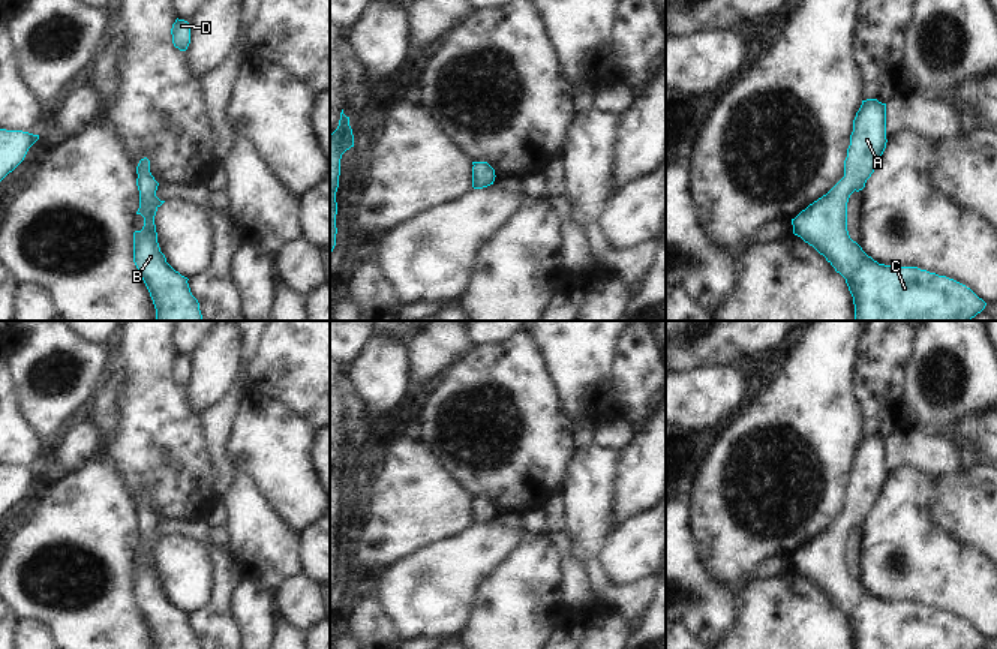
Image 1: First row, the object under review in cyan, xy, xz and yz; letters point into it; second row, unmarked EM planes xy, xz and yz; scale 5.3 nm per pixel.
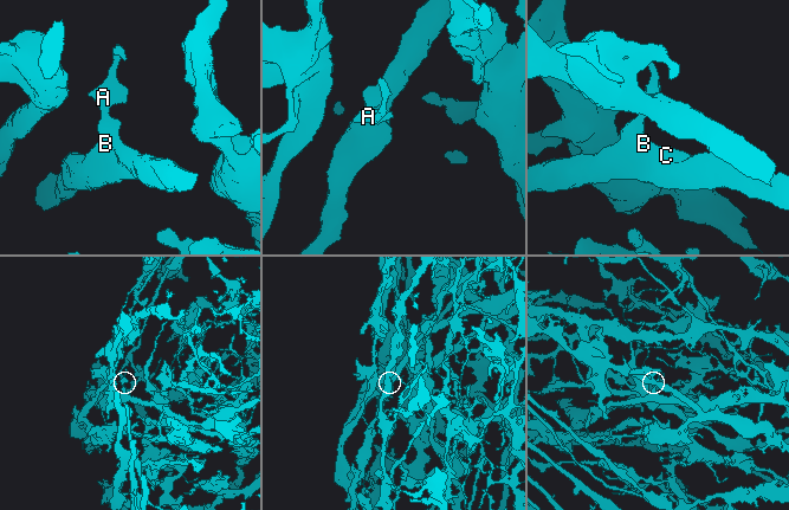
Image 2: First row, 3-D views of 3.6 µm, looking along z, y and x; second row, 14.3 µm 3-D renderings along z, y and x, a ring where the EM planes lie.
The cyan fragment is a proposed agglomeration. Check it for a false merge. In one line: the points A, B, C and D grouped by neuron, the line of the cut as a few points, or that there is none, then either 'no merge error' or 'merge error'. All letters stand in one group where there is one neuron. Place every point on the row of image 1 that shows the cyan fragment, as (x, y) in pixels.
A B C D; no cut; no merge error

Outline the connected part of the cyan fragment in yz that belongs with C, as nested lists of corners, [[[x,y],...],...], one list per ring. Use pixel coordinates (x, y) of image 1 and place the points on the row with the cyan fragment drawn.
[[[862,100],[853,120],[844,177],[822,198],[792,219],[793,234],[813,246],[840,273],[849,286],[856,321],[970,321],[987,303],[966,285],[918,267],[885,265],[868,256],[847,231],[850,195],[865,187],[886,148],[886,103]]]

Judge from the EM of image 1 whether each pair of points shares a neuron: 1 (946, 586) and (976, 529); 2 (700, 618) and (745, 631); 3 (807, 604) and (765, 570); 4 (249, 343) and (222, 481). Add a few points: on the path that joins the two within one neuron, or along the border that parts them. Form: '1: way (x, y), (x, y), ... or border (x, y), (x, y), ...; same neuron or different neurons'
1: border (937, 528), (958, 541), (975, 546), (981, 552); different neurons
2: border (736, 598), (736, 621), (727, 633); different neurons
3: border (792, 567), (772, 577), (756, 577), (750, 582); different neurons
4: way (242, 378), (240, 387), (218, 418), (218, 447); same neuron

